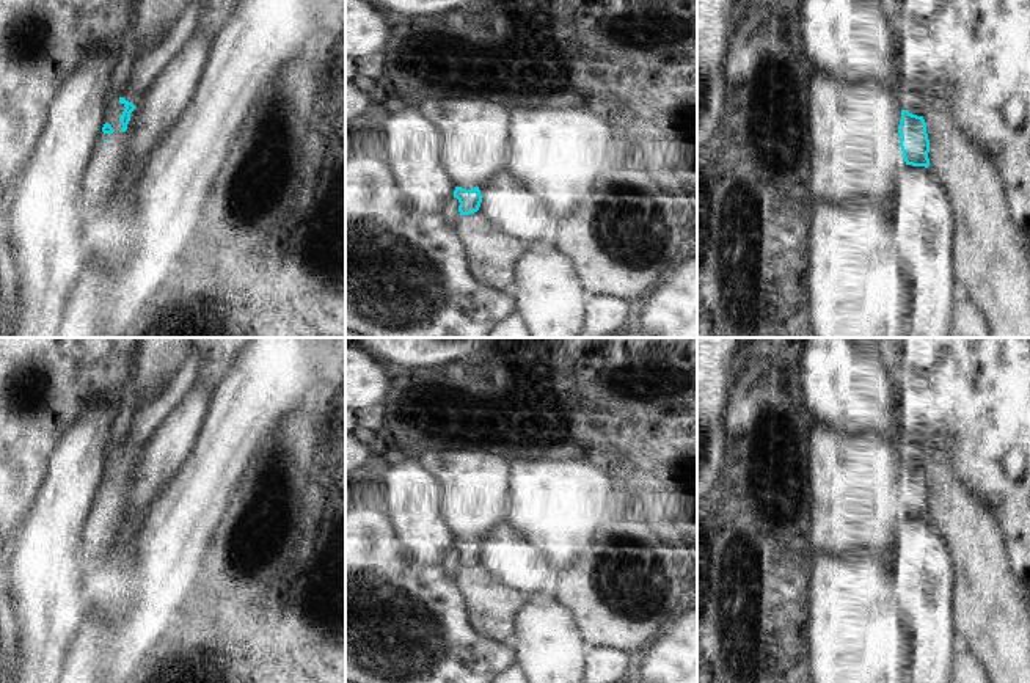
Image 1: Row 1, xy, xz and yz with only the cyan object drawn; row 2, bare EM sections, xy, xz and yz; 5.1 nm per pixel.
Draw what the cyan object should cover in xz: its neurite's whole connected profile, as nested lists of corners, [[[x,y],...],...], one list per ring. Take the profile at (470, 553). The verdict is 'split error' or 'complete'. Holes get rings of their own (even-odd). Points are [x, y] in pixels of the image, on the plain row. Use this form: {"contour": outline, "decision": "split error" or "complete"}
{"contour": [[[455,539],[454,550],[457,550],[460,554],[458,557],[460,567],[469,567],[477,564],[482,554],[482,546],[479,539],[474,539],[471,542]]], "decision": "complete"}

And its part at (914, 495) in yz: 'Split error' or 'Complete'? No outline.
Complete

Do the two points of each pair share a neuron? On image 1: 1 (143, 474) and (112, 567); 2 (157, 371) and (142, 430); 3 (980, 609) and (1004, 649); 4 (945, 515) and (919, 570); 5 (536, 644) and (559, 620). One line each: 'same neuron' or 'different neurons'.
1: same neuron
2: different neurons
3: same neuron
4: different neurons
5: same neuron

